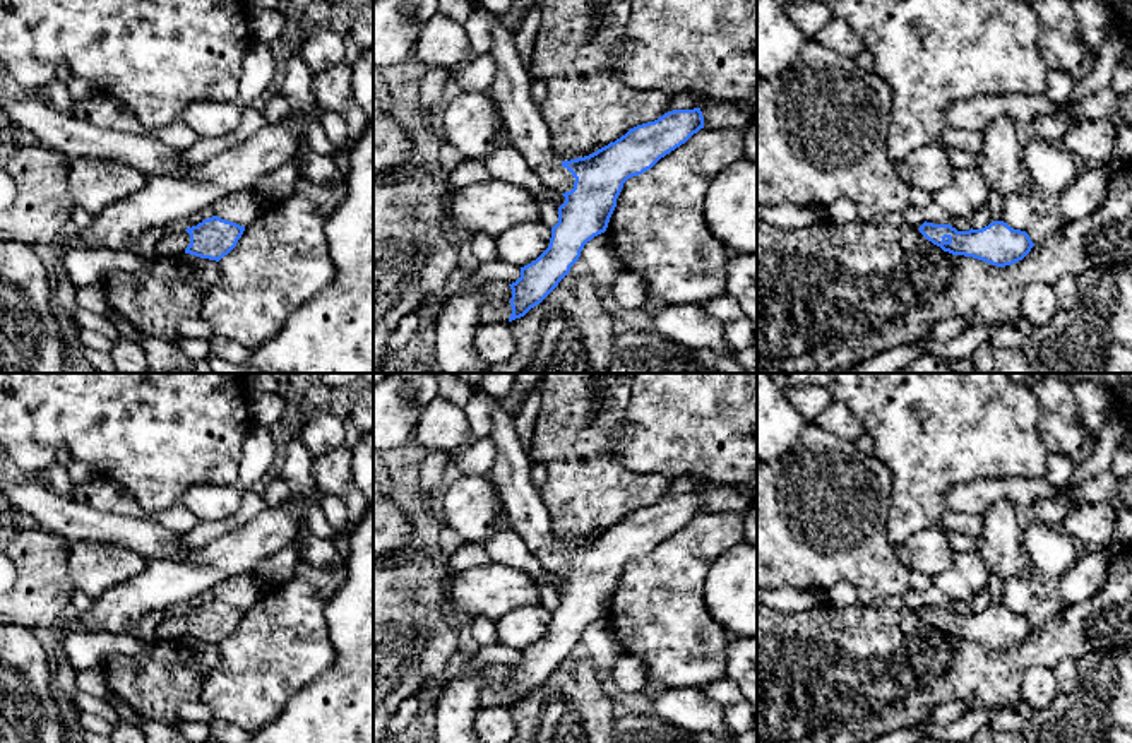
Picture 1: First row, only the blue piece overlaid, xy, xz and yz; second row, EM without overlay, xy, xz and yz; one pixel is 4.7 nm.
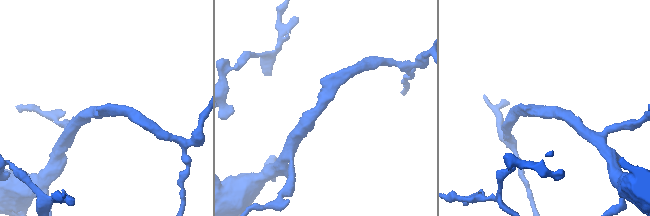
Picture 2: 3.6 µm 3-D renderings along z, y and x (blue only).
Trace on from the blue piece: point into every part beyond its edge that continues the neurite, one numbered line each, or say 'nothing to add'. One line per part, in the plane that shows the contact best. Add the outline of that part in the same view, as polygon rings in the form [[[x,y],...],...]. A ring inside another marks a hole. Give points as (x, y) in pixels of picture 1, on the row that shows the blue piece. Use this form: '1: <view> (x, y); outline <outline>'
1: xz (511, 89); outline [[[492,14],[490,55],[497,62],[490,96],[498,106],[512,146],[550,192],[570,192],[575,178],[562,166],[562,161],[551,149],[550,128],[531,96],[531,77],[519,58],[514,36],[497,14]]]

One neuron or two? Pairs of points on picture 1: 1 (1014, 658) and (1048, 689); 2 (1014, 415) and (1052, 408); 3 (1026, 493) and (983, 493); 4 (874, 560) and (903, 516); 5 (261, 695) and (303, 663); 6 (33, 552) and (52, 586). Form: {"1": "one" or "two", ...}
{"1": "two", "2": "two", "3": "one", "4": "two", "5": "one", "6": "one"}

